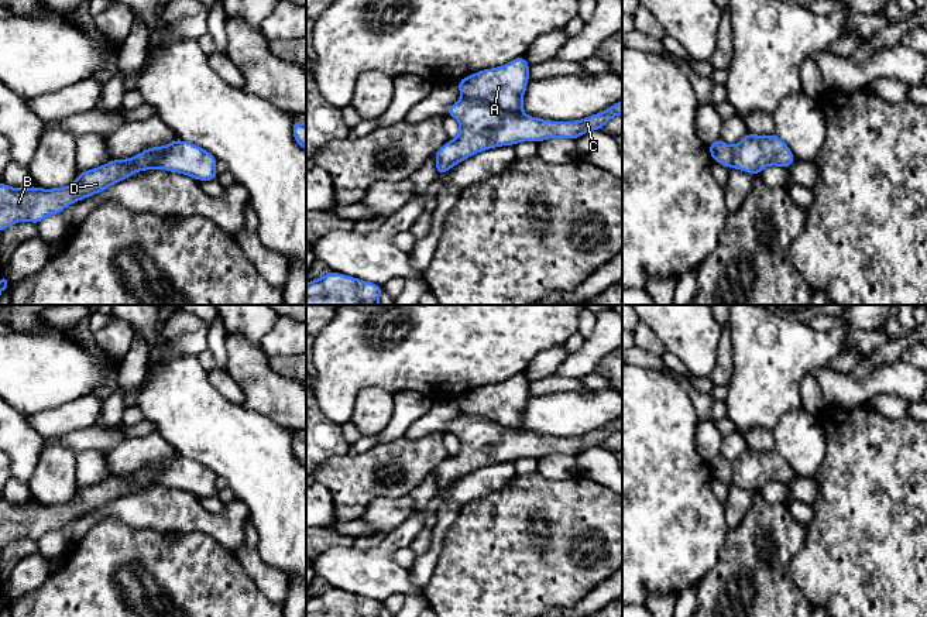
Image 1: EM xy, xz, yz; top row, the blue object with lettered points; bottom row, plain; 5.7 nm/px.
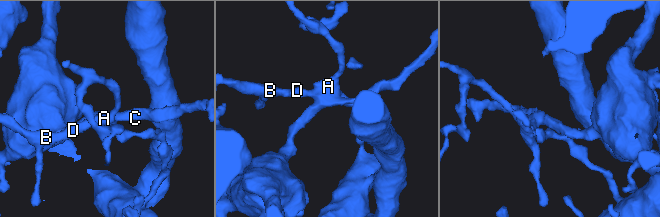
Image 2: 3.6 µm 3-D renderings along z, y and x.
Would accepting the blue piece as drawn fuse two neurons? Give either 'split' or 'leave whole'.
split

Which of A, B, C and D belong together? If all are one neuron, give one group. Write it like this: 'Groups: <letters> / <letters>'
Groups: A / B C D

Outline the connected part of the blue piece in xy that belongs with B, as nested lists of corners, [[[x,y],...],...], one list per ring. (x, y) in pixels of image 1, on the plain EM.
[[[150,463],[127,476],[110,476],[102,483],[80,487],[78,496],[63,504],[14,505],[0,498],[0,549],[21,537],[38,541],[44,534],[59,531],[66,522],[128,496],[135,487],[152,486],[157,469],[158,463]]]

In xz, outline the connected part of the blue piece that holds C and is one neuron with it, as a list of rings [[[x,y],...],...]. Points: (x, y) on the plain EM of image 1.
[[[461,414],[444,432],[460,439],[460,450],[436,467],[436,493],[456,480],[494,463],[515,462],[521,457],[542,459],[546,455],[573,455],[601,446],[612,433],[622,431],[622,415],[607,426],[574,438],[552,438],[532,432],[515,432],[483,417]]]

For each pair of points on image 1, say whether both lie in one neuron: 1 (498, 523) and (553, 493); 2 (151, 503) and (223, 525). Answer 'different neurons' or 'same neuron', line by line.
1: same neuron
2: same neuron

